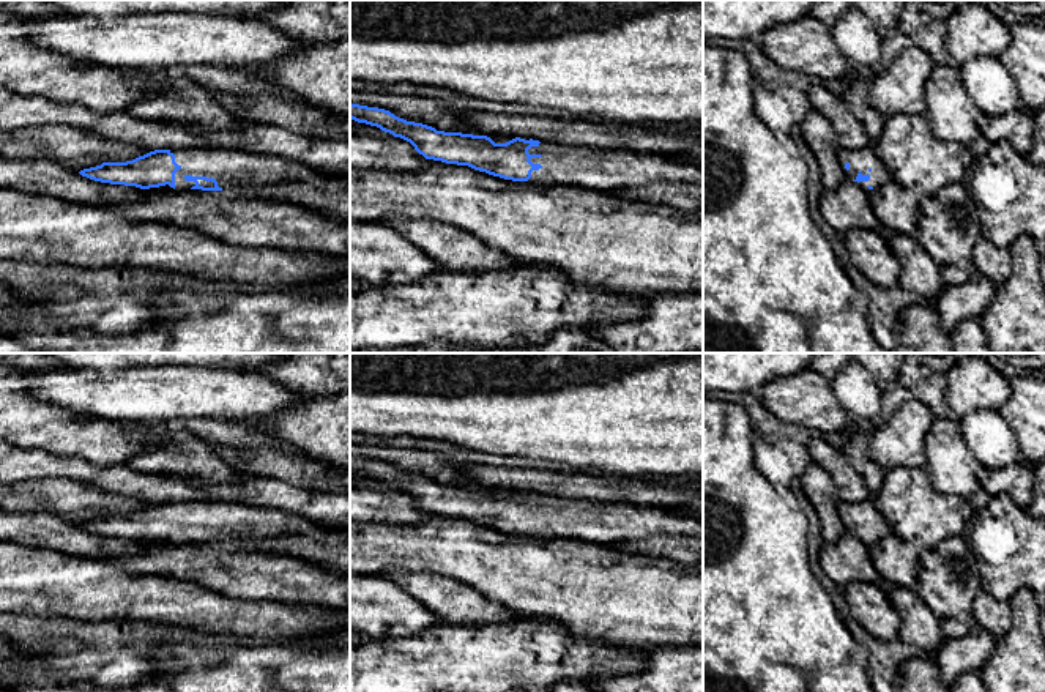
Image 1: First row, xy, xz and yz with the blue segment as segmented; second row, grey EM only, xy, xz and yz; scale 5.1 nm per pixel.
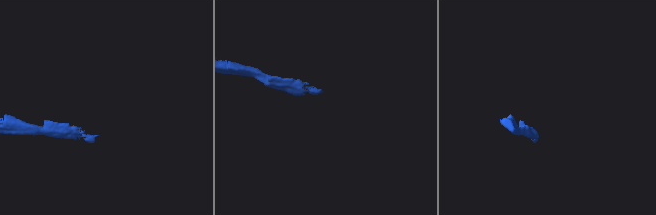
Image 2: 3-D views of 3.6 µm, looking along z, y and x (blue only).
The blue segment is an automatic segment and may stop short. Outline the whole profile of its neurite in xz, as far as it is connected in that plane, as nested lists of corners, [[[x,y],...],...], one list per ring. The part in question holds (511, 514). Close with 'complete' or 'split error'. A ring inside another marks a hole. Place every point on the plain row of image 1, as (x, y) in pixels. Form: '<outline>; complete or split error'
[[[350,457],[350,471],[410,495],[426,512],[468,519],[512,534],[580,539],[597,545],[651,536],[703,538],[703,517],[675,515],[660,508],[602,504],[520,490],[495,497],[487,489],[437,484],[359,457]]]; split error

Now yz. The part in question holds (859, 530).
[[[873,498],[861,503],[842,501],[837,509],[846,531],[854,533],[867,547],[891,533],[886,520],[875,508]]]; split error

